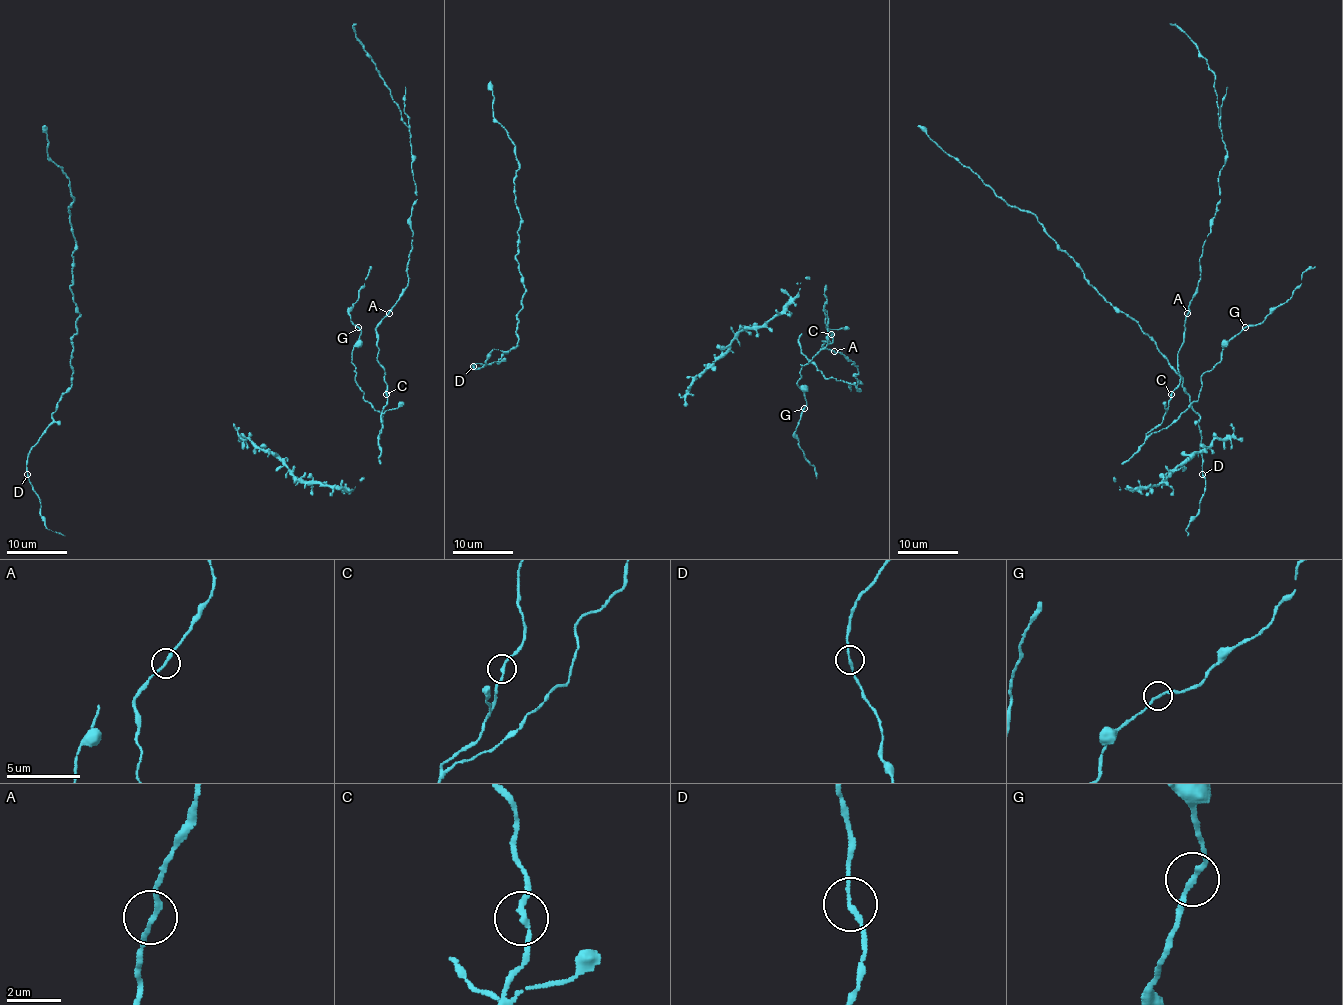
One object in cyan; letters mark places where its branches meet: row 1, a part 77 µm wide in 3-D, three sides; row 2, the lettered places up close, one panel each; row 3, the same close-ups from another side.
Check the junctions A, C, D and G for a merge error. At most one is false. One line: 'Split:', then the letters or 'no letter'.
Split: no letter

